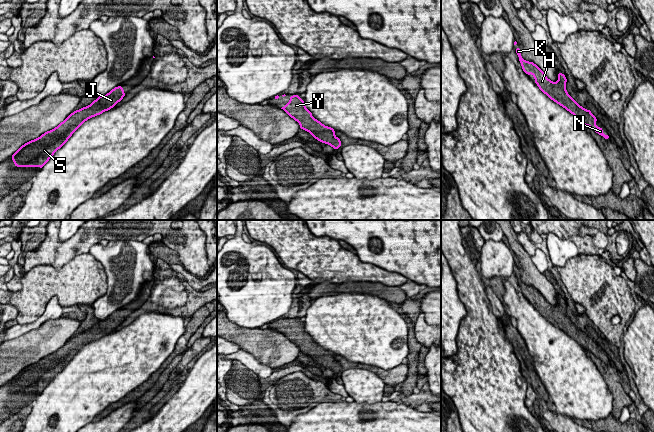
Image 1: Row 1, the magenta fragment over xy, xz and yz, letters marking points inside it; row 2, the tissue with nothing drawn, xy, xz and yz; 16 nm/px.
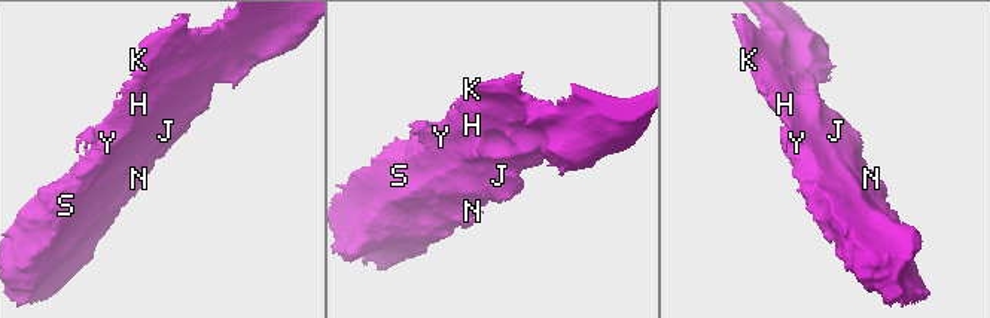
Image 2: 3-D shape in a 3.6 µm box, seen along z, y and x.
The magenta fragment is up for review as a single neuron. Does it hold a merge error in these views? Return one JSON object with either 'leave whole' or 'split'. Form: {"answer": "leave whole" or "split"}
{"answer": "leave whole"}

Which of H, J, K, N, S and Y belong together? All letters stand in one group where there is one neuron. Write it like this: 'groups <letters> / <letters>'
groups H J K N S Y

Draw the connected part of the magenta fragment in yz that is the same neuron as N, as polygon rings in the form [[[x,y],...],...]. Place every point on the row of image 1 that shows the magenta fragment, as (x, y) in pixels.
[[[520,47],[515,49],[523,71],[529,76],[531,73],[535,78],[535,83],[539,89],[545,93],[551,100],[564,107],[572,113],[583,125],[589,126],[596,133],[609,140],[608,134],[603,134],[603,129],[596,126],[597,118],[587,110],[581,107],[566,91],[567,79],[561,72],[558,73],[558,81],[552,82],[546,77],[543,71],[533,62],[525,61],[521,57]]]

